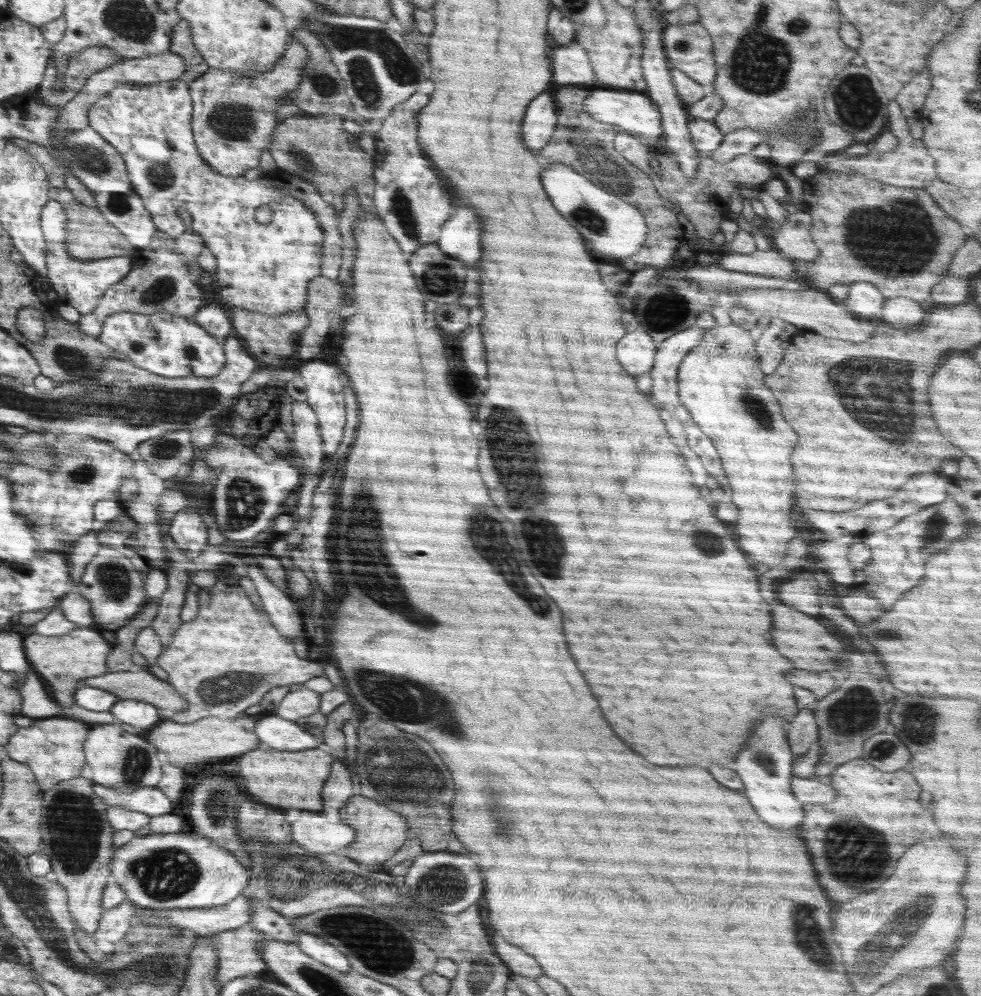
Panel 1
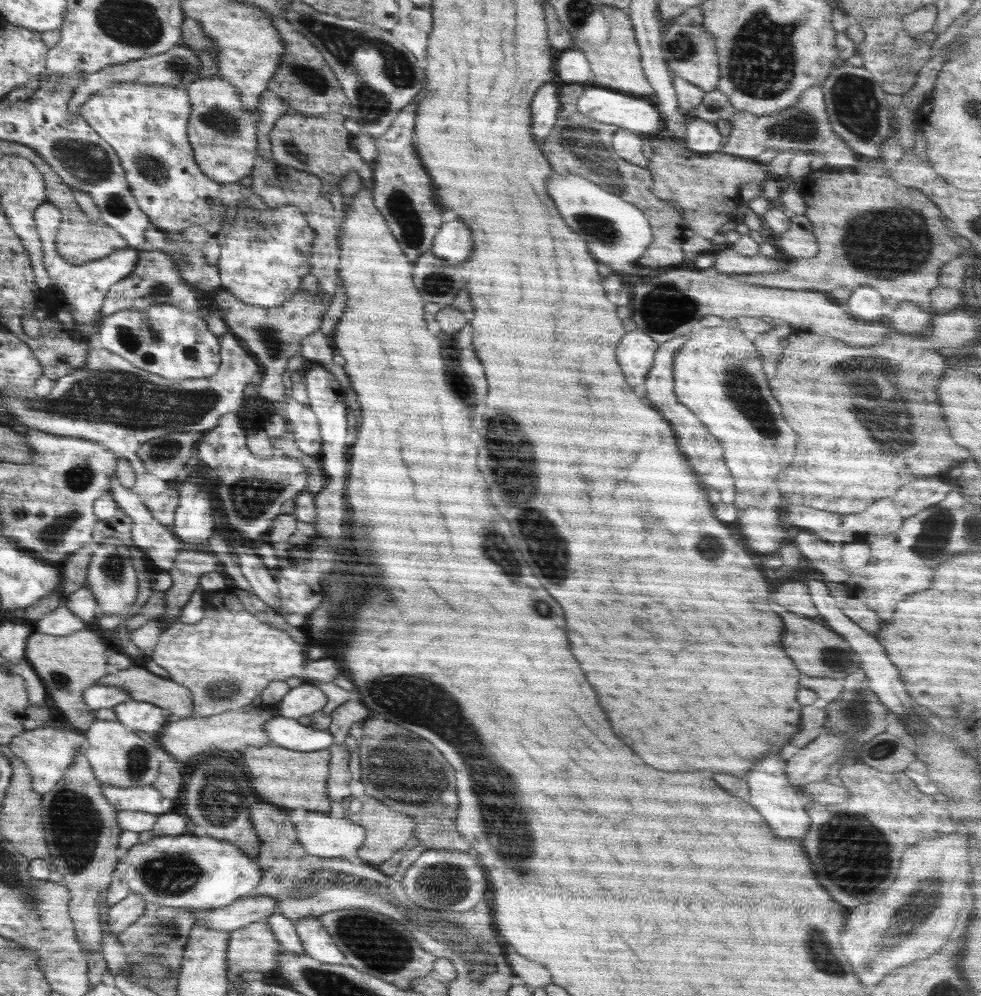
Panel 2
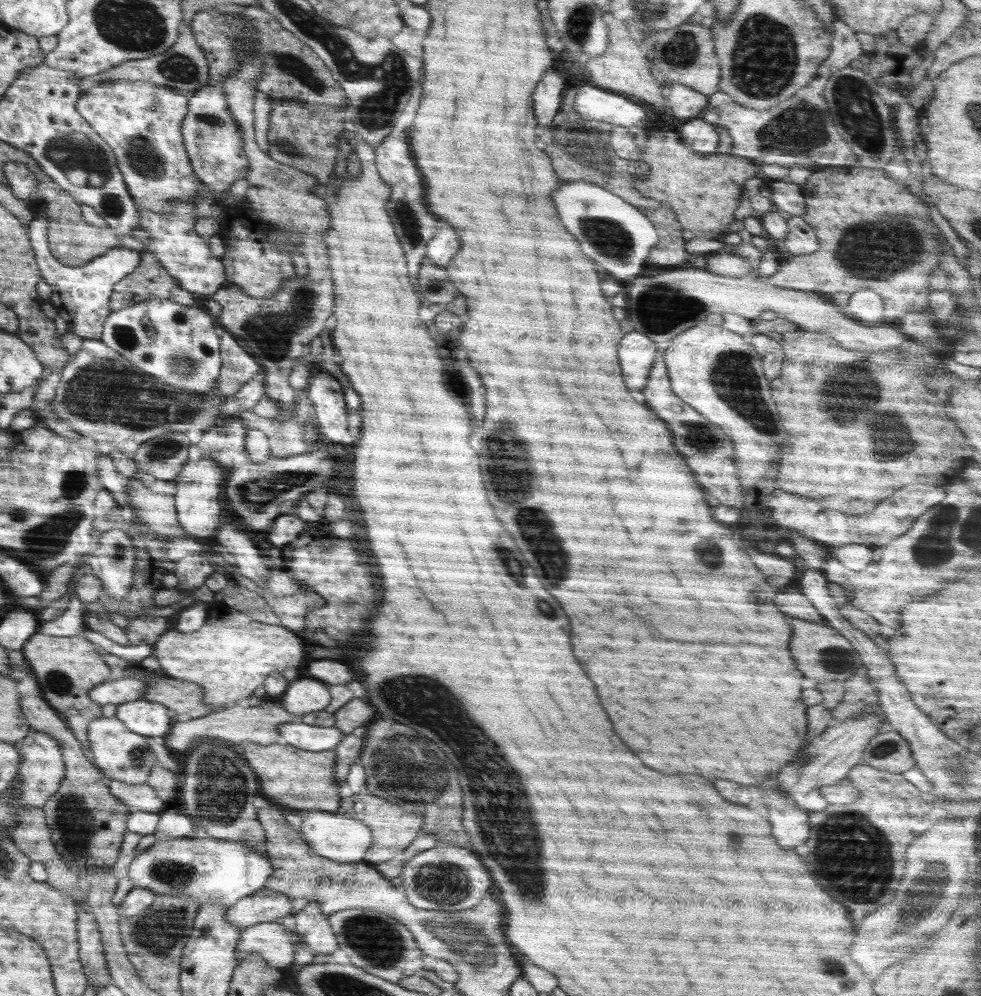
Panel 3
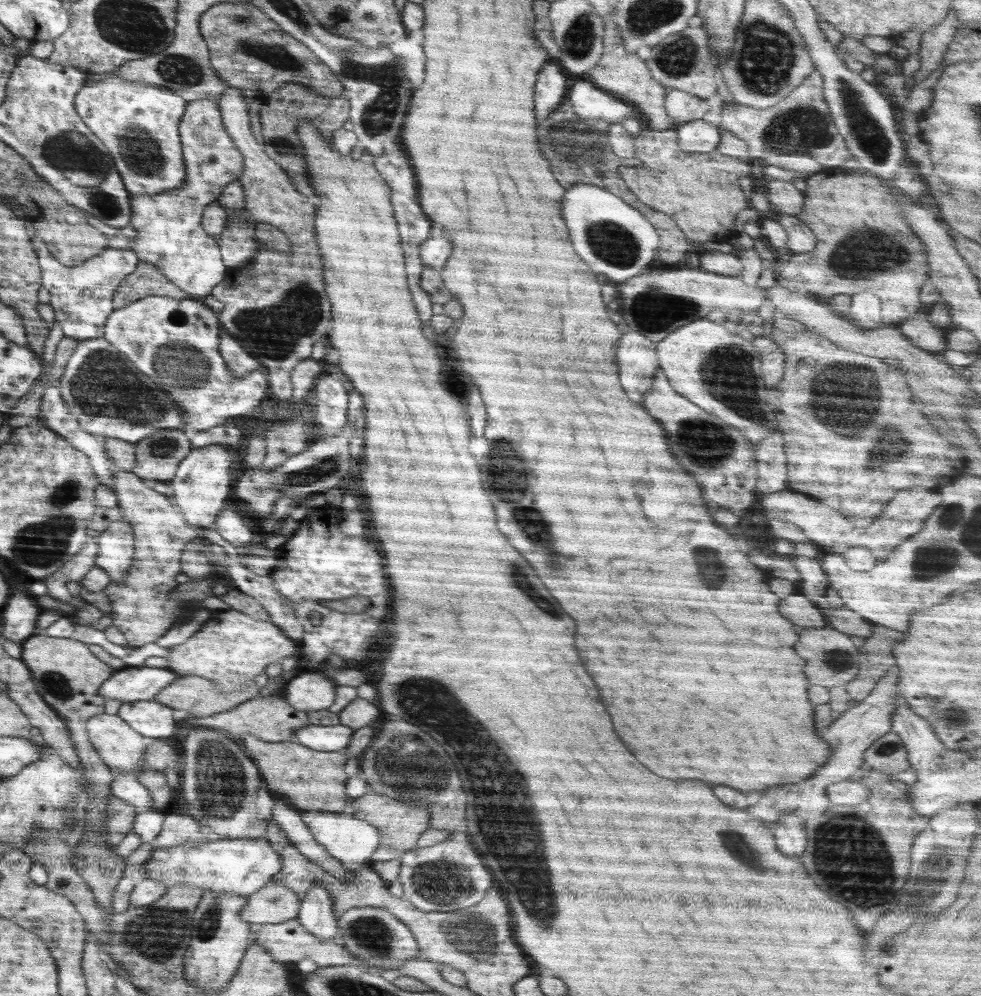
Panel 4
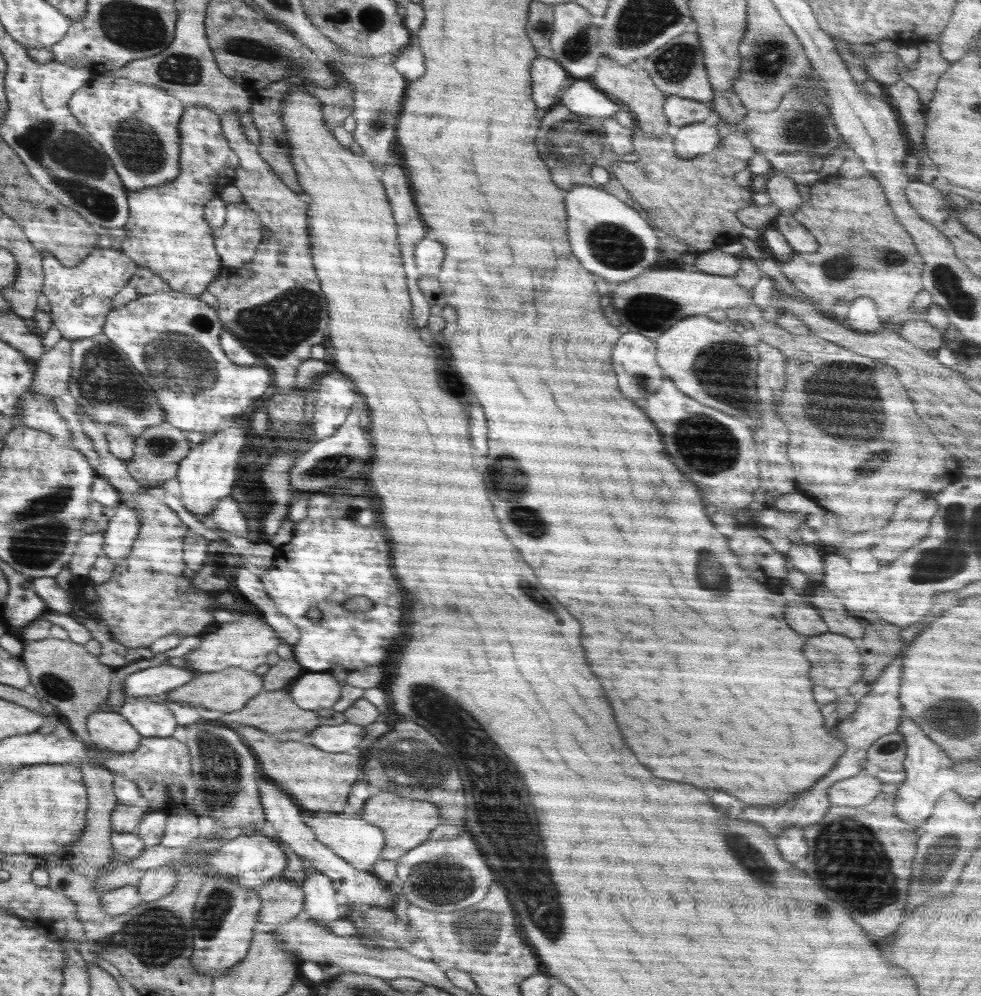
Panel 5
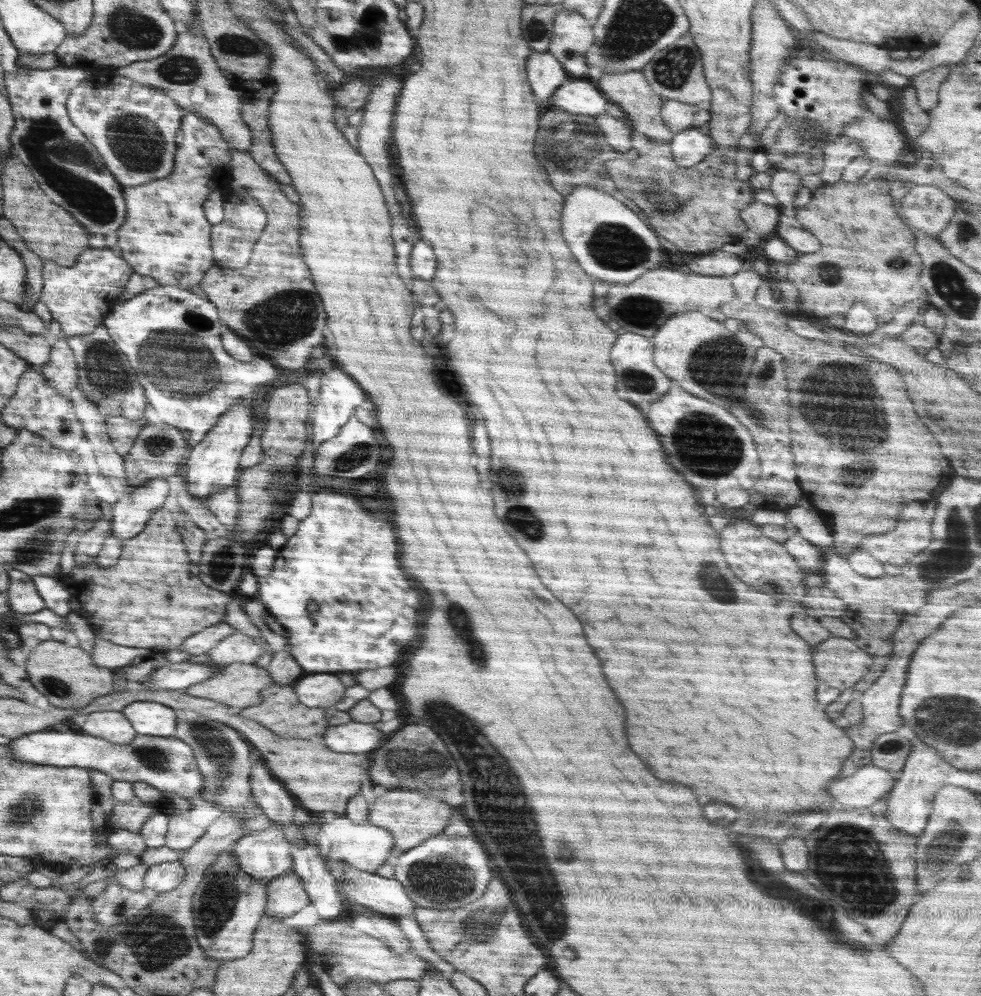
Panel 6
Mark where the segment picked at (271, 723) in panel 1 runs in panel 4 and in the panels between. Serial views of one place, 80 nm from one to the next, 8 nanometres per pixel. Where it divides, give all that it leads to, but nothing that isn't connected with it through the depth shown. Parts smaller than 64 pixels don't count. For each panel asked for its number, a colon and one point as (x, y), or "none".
2: (289, 733)
3: (304, 736)
4: (322, 738)

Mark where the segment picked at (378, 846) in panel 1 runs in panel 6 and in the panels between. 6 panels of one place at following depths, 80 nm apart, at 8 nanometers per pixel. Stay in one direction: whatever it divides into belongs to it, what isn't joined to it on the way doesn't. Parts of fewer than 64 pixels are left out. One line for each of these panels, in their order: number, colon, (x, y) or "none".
2: (387, 831)
3: (393, 830)
4: (399, 826)
5: (406, 824)
6: (411, 818)

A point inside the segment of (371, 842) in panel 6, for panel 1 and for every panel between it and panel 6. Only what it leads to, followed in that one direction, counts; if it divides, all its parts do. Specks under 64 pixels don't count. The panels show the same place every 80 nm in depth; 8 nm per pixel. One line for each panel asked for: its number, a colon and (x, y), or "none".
1: (312, 831)
2: (319, 835)
3: (335, 837)
4: (351, 841)
5: (360, 844)

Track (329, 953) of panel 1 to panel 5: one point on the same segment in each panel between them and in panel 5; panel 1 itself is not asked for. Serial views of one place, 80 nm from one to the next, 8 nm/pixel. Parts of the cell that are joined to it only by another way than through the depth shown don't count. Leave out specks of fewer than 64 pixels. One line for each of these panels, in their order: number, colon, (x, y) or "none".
2: (317, 943)
3: (316, 932)
4: (316, 915)
5: (319, 903)

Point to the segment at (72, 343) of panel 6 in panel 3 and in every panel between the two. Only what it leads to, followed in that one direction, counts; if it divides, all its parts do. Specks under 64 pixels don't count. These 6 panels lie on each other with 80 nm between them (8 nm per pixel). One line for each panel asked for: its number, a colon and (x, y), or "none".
3: (102, 395)
4: (111, 398)
5: (105, 385)

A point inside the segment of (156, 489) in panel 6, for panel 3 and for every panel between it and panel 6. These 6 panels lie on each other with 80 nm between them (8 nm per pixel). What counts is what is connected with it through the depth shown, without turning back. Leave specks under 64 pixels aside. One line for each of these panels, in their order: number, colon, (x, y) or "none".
3: (113, 561)
4: (115, 555)
5: (123, 527)

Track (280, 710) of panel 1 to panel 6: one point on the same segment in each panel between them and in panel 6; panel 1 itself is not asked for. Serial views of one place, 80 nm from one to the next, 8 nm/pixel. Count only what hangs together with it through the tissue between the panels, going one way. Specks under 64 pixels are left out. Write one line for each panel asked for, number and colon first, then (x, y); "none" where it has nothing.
2: (307, 698)
3: (307, 694)
4: (313, 691)
5: (312, 690)
6: (315, 690)

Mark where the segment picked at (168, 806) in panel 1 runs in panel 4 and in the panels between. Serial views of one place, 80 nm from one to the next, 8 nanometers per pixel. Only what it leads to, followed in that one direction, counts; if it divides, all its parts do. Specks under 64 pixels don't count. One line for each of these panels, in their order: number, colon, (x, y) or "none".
2: (148, 799)
3: (137, 797)
4: (127, 788)

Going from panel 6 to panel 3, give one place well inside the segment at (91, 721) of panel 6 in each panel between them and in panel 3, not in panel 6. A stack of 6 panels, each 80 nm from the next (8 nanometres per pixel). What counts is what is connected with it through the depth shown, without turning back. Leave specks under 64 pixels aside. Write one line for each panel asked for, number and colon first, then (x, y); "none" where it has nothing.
3: (121, 754)
4: (121, 747)
5: (111, 731)

